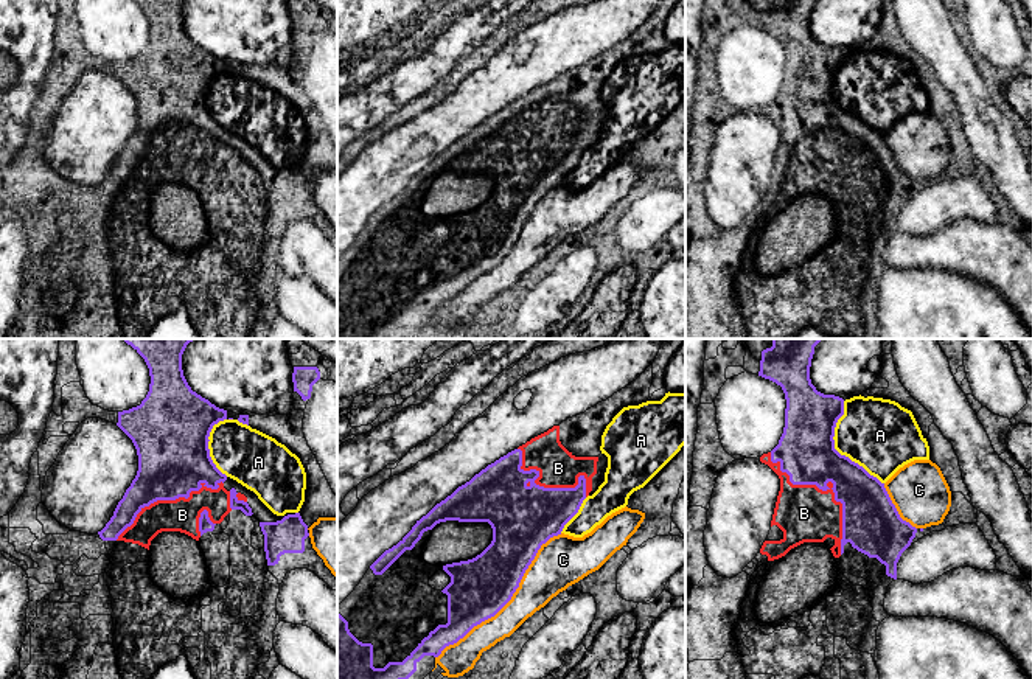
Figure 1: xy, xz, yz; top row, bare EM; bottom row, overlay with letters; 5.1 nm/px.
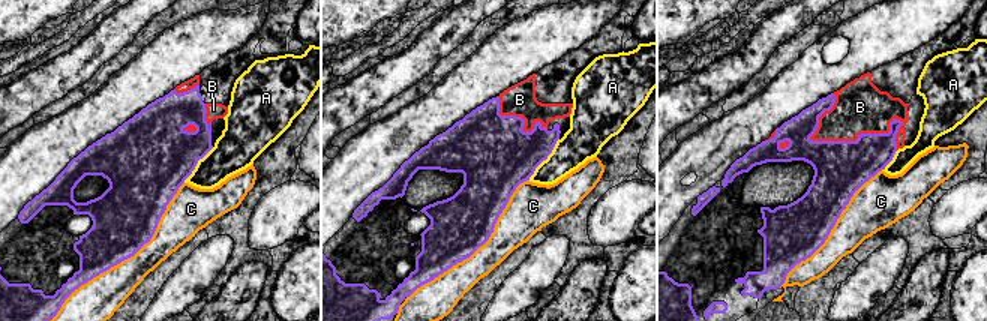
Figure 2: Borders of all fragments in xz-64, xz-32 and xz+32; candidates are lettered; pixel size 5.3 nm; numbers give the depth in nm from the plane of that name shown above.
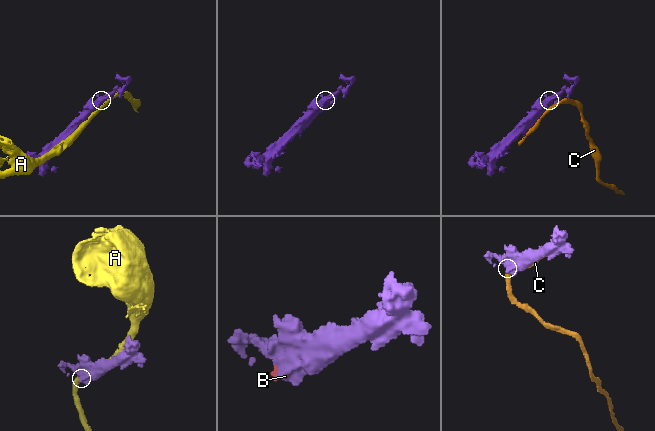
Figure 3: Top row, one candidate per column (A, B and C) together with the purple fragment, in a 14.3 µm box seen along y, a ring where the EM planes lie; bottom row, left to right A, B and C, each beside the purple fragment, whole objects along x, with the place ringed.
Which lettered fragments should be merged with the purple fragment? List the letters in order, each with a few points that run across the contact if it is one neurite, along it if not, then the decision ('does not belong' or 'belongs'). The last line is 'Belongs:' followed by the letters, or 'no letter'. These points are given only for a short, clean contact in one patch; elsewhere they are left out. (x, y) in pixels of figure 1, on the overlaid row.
A: does not belong
B: belongs
C: does not belong
Belongs: B

